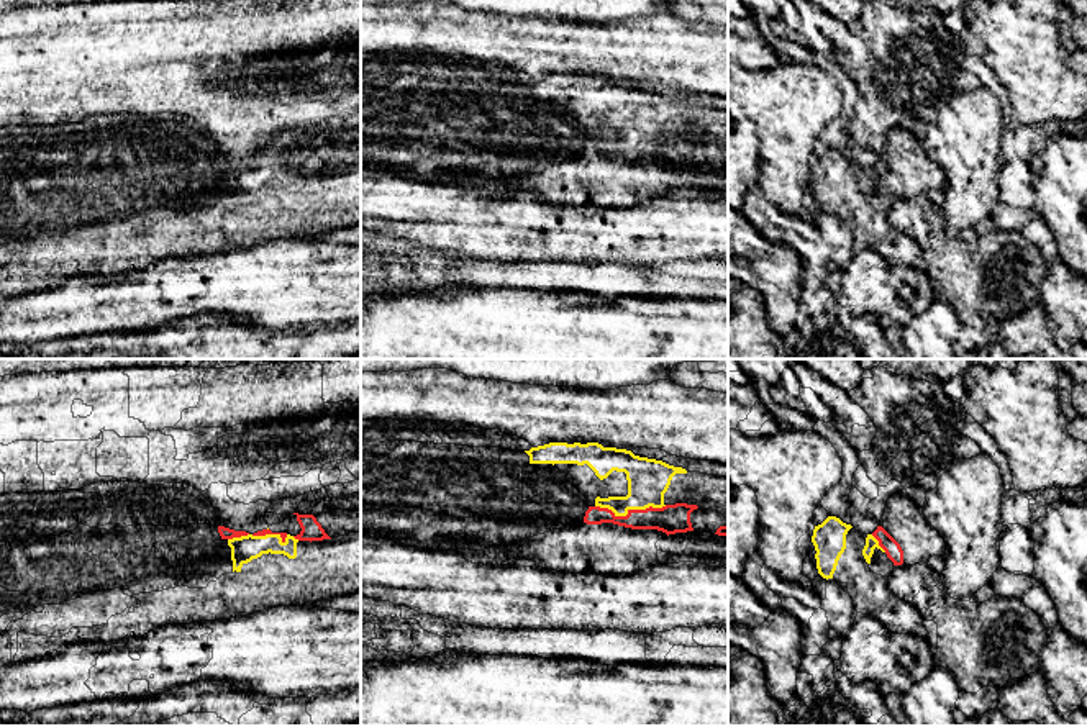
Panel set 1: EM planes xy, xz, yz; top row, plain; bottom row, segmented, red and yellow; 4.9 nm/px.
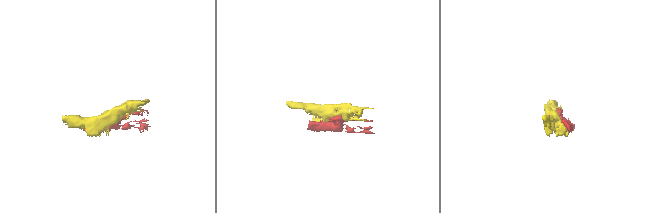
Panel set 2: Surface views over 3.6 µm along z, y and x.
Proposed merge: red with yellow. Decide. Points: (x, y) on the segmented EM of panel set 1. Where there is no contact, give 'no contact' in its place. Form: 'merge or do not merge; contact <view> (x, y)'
merge; contact xz (630, 510)

